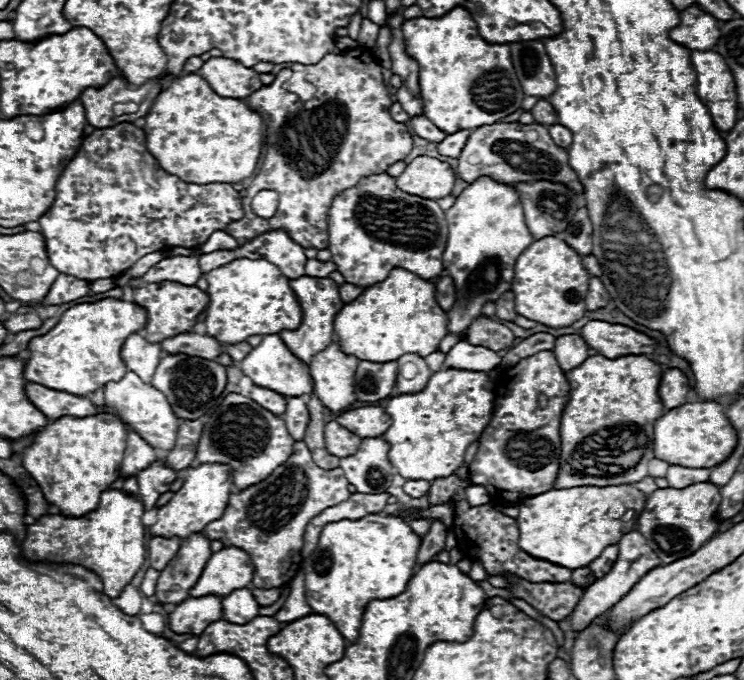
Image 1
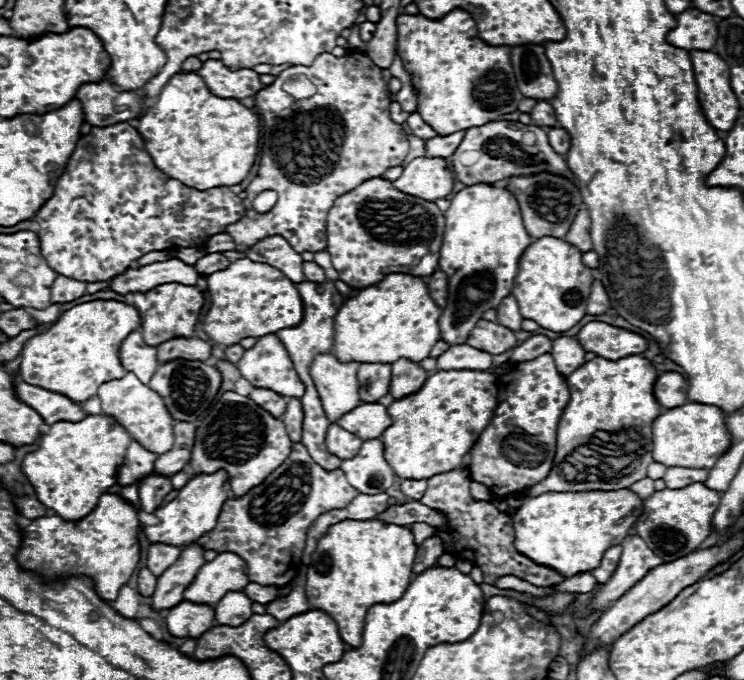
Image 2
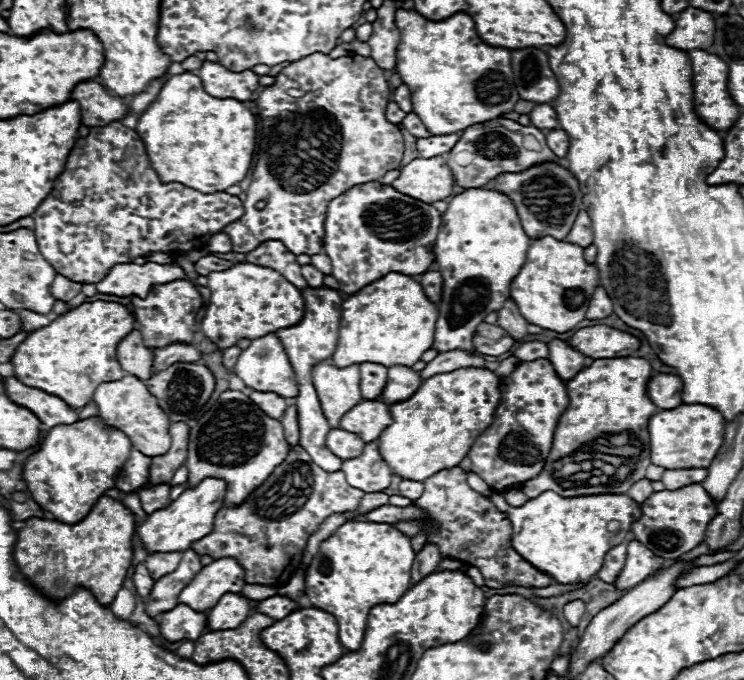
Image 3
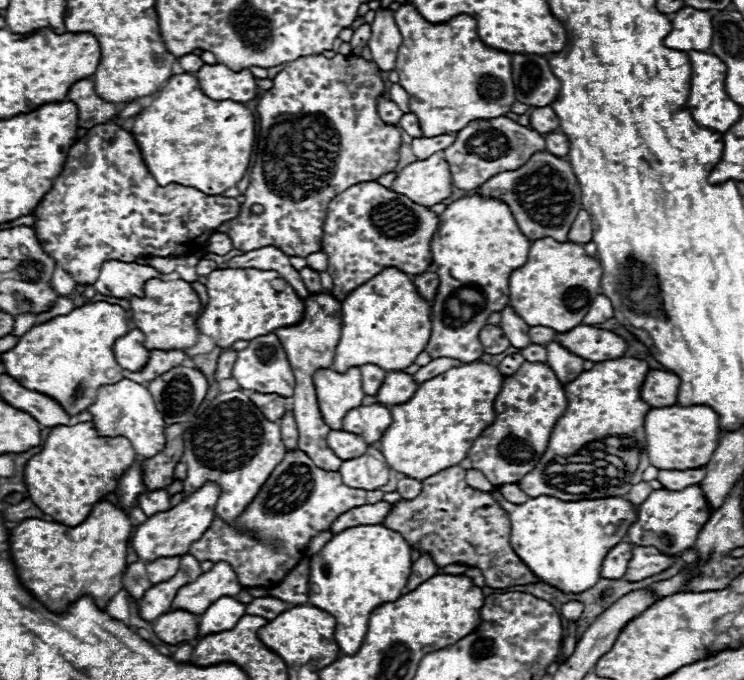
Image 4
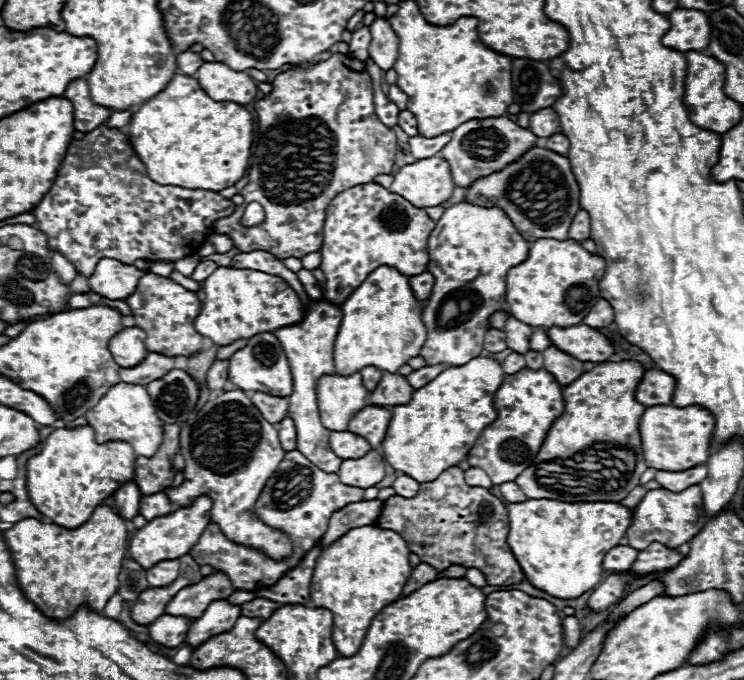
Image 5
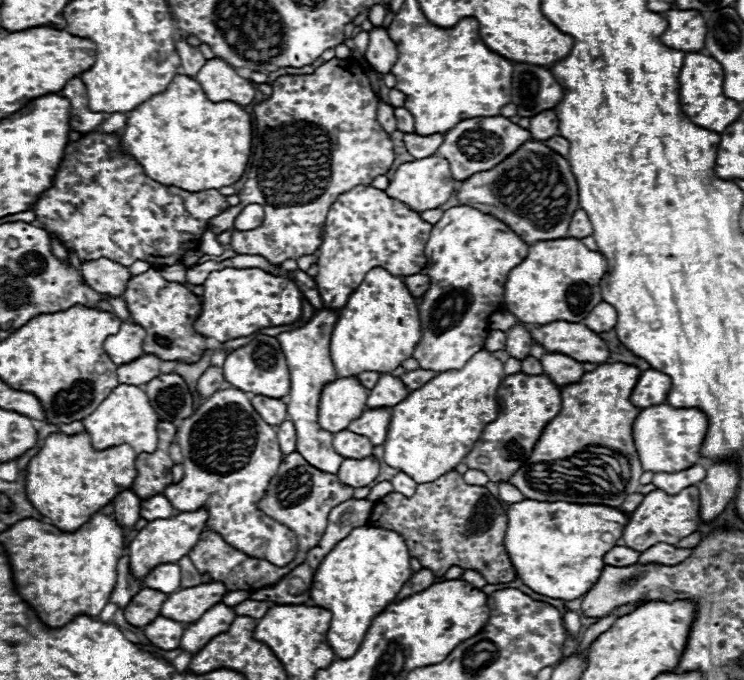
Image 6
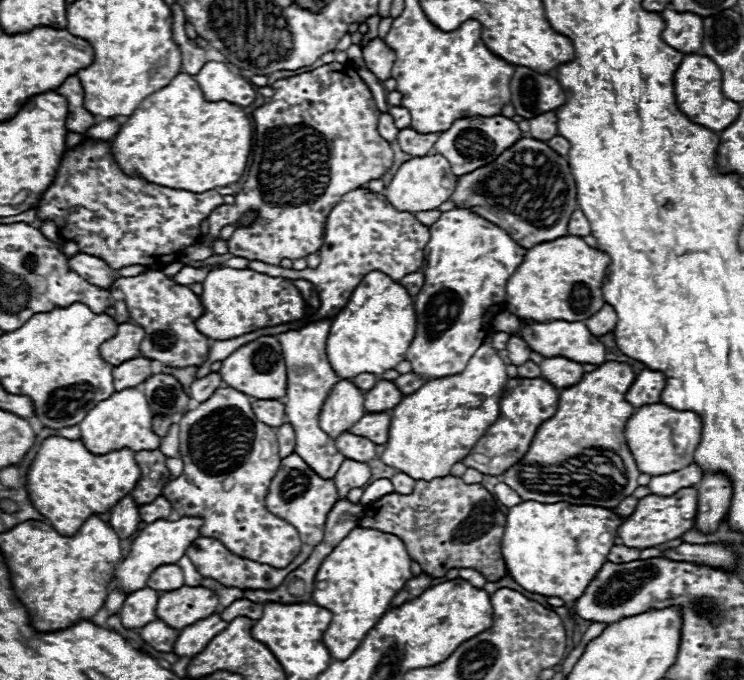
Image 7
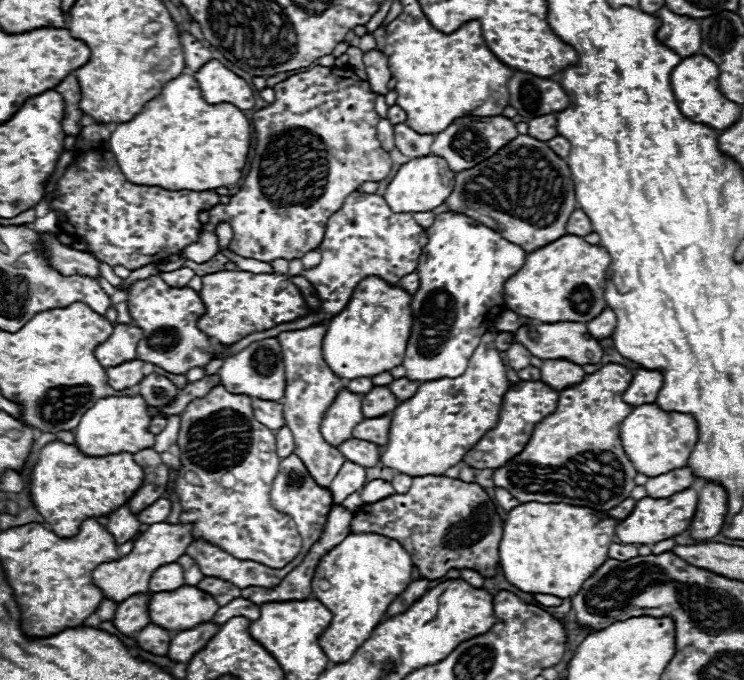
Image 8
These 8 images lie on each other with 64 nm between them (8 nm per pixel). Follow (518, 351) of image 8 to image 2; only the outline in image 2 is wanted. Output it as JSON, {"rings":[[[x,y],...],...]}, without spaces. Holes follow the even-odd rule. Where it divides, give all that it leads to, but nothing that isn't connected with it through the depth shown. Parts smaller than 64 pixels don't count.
{"rings":[[[512,294],[500,302],[496,312],[498,312],[498,324],[504,324],[506,328],[512,328],[512,330],[522,330],[522,326],[520,326],[522,316],[518,312],[518,304]]]}

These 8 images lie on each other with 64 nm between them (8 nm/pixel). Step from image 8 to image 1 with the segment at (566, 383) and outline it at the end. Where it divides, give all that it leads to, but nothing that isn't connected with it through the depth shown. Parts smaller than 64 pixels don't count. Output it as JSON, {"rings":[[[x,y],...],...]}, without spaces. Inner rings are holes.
{"rings":[[[566,334],[556,338],[556,346],[552,350],[562,370],[572,370],[580,366],[588,358],[588,344],[580,334]]]}

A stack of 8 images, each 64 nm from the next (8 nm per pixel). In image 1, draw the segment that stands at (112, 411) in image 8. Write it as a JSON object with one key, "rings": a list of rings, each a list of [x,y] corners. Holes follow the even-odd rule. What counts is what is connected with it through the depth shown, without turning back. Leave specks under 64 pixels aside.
{"rings":[[[126,372],[118,382],[108,382],[104,392],[104,402],[120,414],[122,422],[132,426],[152,448],[158,450],[172,450],[176,442],[176,432],[182,420],[172,412],[166,396],[156,390],[152,384],[144,384],[134,372]]]}

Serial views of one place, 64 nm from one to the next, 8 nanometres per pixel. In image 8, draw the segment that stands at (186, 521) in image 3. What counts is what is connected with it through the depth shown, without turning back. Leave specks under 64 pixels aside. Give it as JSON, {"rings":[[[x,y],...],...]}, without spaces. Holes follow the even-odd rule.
{"rings":[[[166,522],[152,524],[148,526],[146,532],[142,532],[134,540],[132,552],[128,556],[120,558],[118,562],[102,564],[94,570],[94,584],[104,592],[106,598],[116,600],[116,602],[124,602],[126,598],[134,594],[148,592],[148,580],[152,572],[160,568],[160,564],[170,564],[172,560],[178,560],[186,552],[192,540],[194,540],[192,524],[166,524]]]}

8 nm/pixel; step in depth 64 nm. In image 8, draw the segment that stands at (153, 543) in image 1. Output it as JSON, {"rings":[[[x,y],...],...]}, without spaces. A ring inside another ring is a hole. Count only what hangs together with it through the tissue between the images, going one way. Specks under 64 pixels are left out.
{"rings":[[[176,562],[160,566],[150,576],[150,592],[172,592],[180,586],[184,586],[184,574],[182,574],[182,566]]]}

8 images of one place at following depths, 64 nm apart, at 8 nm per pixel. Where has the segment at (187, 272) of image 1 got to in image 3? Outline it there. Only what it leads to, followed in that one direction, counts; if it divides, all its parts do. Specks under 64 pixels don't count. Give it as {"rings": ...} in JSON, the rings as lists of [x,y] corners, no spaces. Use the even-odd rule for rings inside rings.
{"rings":[[[118,264],[110,274],[96,284],[98,292],[114,296],[148,296],[152,284],[166,284],[172,280],[188,280],[186,272],[176,264]]]}

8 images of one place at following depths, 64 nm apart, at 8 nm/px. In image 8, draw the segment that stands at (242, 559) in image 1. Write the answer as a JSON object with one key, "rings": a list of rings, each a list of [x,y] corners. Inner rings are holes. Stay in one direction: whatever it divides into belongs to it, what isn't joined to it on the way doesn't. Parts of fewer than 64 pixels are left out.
{"rings":[[[182,586],[172,592],[156,592],[150,600],[150,622],[166,628],[168,632],[180,632],[194,628],[196,624],[210,622],[218,610],[214,596],[198,590],[196,586]]]}

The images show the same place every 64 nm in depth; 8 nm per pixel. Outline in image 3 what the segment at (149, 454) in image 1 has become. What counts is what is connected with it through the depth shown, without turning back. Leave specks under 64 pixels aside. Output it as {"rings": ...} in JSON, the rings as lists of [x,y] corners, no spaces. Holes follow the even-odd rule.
{"rings":[[[132,448],[124,468],[120,470],[116,478],[116,488],[122,492],[134,492],[148,484],[148,468],[150,468],[152,456],[144,456],[140,450]]]}

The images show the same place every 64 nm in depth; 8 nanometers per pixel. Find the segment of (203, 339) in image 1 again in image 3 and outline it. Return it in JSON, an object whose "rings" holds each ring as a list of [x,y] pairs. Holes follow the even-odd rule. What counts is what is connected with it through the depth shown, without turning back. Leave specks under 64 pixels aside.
{"rings":[[[174,342],[164,348],[156,348],[154,352],[154,374],[172,366],[174,362],[198,362],[202,358],[202,352],[194,344],[184,342]]]}

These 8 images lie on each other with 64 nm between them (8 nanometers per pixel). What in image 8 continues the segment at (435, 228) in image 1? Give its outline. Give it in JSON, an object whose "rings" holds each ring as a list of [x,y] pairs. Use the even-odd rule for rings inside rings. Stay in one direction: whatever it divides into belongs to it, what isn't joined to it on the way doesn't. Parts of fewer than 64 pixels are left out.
{"rings":[[[352,192],[346,196],[344,204],[340,210],[336,210],[326,224],[324,240],[320,244],[320,254],[322,260],[316,268],[302,270],[300,276],[306,280],[312,280],[312,286],[316,288],[320,296],[320,310],[308,314],[306,318],[300,318],[290,324],[280,324],[272,330],[256,332],[258,340],[262,338],[274,338],[280,332],[290,332],[290,330],[302,330],[312,324],[330,320],[336,316],[350,300],[352,290],[358,286],[360,280],[366,276],[380,276],[390,284],[398,284],[402,276],[408,272],[414,272],[418,268],[418,260],[422,256],[422,248],[428,242],[428,234],[416,220],[412,218],[410,212],[392,212],[386,200],[378,194],[366,194],[366,192]],[[223,250],[222,252],[227,258],[230,258],[232,262],[238,264],[238,268],[244,268],[248,272],[274,272],[274,268],[268,264],[268,262],[260,262],[260,260],[254,260],[254,258],[242,258],[242,256],[236,256],[230,250]]]}

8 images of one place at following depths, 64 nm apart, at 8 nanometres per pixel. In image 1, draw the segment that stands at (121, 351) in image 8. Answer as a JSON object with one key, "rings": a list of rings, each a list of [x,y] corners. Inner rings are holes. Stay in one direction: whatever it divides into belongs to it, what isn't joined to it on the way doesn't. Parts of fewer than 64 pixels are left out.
{"rings":[[[132,334],[126,338],[126,342],[122,344],[122,360],[126,364],[128,370],[136,372],[140,376],[140,380],[144,380],[146,384],[152,380],[156,366],[160,364],[162,358],[162,348],[160,344],[152,344],[146,338],[142,338],[140,334]]]}

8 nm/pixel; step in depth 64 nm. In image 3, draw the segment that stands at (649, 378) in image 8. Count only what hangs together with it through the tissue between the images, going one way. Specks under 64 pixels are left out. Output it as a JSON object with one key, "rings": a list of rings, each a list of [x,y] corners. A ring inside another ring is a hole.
{"rings":[[[656,374],[648,382],[648,396],[658,408],[676,408],[682,404],[682,386],[678,374]]]}

